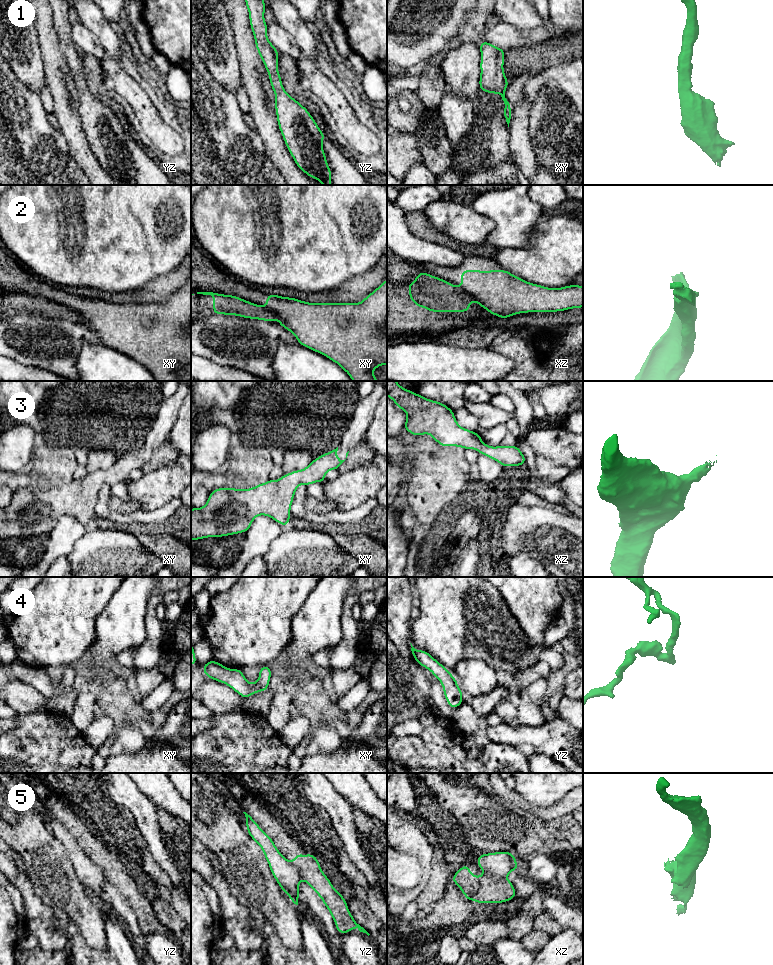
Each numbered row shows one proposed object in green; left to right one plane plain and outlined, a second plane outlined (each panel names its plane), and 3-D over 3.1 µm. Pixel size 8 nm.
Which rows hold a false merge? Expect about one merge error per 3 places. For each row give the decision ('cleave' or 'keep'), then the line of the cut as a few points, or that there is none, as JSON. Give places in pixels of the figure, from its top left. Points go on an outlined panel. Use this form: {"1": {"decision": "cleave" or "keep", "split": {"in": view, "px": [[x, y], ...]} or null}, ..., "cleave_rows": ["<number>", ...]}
{"1": {"decision": "keep", "split": null}, "2": {"decision": "cleave", "split": {"in": "xz", "px": [[459, 287], [472, 299]]}}, "3": {"decision": "keep", "split": null}, "4": {"decision": "keep", "split": null}, "5": {"decision": "cleave", "split": {"in": "xz", "px": [[484, 872], [505, 878]]}}, "cleave_rows": ["2", "5"]}

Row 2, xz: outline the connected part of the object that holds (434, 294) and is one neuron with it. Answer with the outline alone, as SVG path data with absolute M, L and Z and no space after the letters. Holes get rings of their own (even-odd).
M422 271L407 287L411 301L417 307L431 312L469 312L471 297L439 277Z

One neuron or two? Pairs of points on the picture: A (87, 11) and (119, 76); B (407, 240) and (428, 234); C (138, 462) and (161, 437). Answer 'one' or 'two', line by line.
A: two
B: two
C: one

